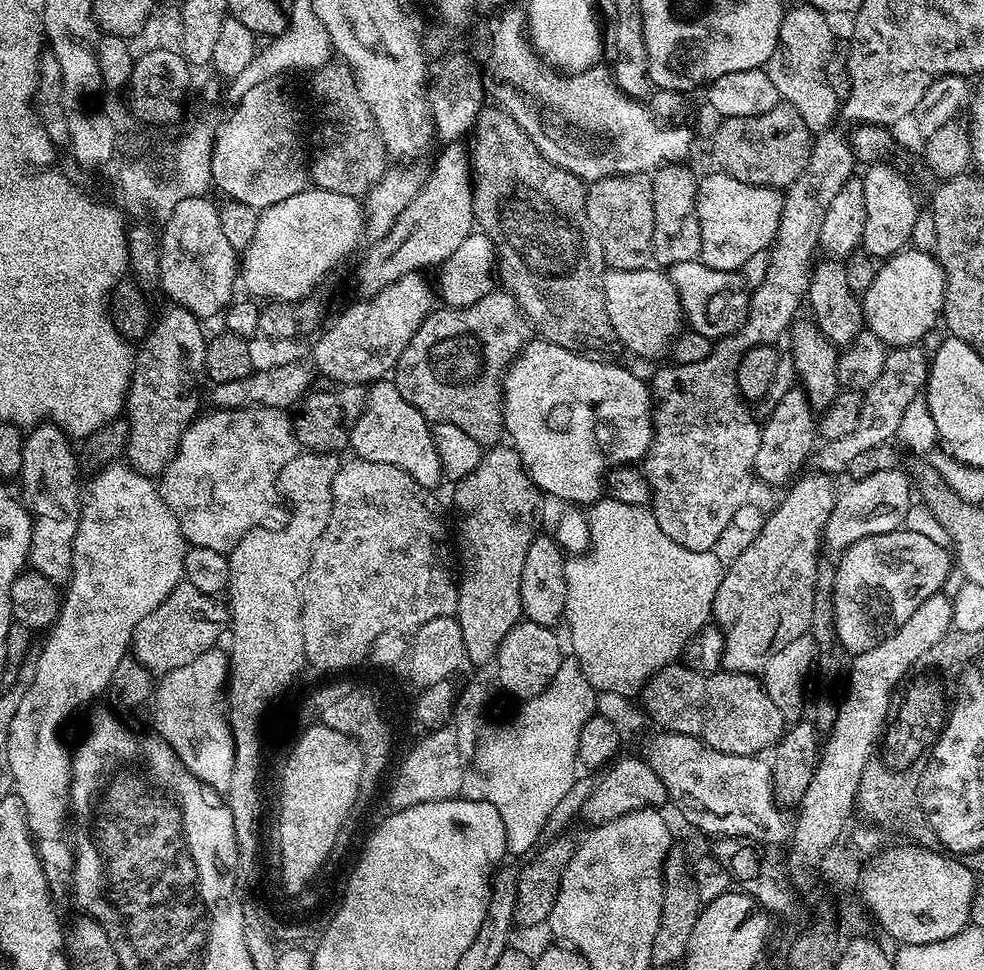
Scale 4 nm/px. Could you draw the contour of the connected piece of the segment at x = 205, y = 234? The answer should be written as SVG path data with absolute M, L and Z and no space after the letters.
M202 195L179 202L163 221L164 233L158 236L159 291L165 292L173 305L193 312L197 318L219 317L232 303L236 284L238 288L238 252L222 234L219 207L208 199Z

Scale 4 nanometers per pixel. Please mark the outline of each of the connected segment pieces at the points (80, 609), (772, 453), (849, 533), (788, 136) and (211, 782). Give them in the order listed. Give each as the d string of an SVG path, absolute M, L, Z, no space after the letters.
M113 462L103 465L97 472L100 473L89 482L88 488L86 484L86 491L82 496L80 521L78 522L78 530L74 538L74 550L72 551L72 578L66 585L68 593L63 593L60 613L56 615L56 623L52 625L50 631L45 635L49 636L44 640L44 649L41 650L40 656L37 655L35 657L36 669L34 670L34 678L22 691L22 702L18 702L18 710L14 713L14 722L10 722L10 730L8 731L8 772L10 773L10 777L12 776L13 782L16 783L17 789L15 788L15 791L18 793L20 801L24 803L24 811L28 817L29 831L34 837L34 844L40 855L40 861L44 867L48 883L52 886L64 883L67 885L72 879L72 870L74 867L73 849L70 847L69 841L68 844L64 841L64 819L67 821L70 816L68 787L72 784L72 758L70 748L64 745L64 723L83 704L90 703L92 696L98 695L103 688L105 691L111 685L112 675L118 666L118 662L122 660L133 643L138 622L142 622L142 618L146 618L146 614L150 614L150 610L157 608L184 580L186 541L182 530L178 526L178 518L174 518L170 506L166 506L166 502L160 496L159 487L149 477L143 476L141 472L136 472L124 462Z
M797 386L782 397L774 406L772 415L763 421L760 430L760 445L754 458L754 472L768 484L784 484L797 479L800 467L813 455L812 443L818 440L818 416L812 411L804 389Z
M885 466L870 477L849 483L849 488L839 493L834 510L824 527L823 543L835 554L843 553L854 542L874 534L895 532L904 523L907 511L914 505L912 484L904 472Z
M783 102L766 114L757 117L730 117L721 119L716 128L716 137L712 140L712 152L716 155L719 167L726 174L738 178L738 182L746 182L763 188L786 190L806 170L806 162L812 153L814 133L802 122L802 114Z
M197 662L178 666L172 672L163 673L164 680L155 685L154 704L164 715L163 735L167 737L176 755L189 770L209 789L227 789L230 770L234 770L236 743L232 741L232 730L228 721L216 709L216 699L221 699L230 671L229 665Z

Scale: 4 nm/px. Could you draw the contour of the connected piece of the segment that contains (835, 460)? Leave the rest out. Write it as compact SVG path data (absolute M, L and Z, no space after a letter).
M908 344L905 348L892 348L889 351L882 374L878 374L878 382L865 388L862 393L864 405L858 430L854 430L854 434L846 434L846 438L827 441L823 445L824 449L821 452L819 449L815 453L814 462L816 460L817 466L820 467L817 469L821 473L847 473L856 455L863 454L871 448L883 449L887 440L891 436L893 439L899 433L902 414L906 414L906 406L910 406L910 402L918 399L929 381L930 356L922 349L923 347Z

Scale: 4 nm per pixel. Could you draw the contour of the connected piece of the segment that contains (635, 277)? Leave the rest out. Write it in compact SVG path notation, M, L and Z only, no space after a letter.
M659 267L605 271L604 301L617 341L621 345L628 344L629 350L636 356L652 360L655 356L662 355L667 348L669 351L670 345L681 331L680 299L671 280Z

